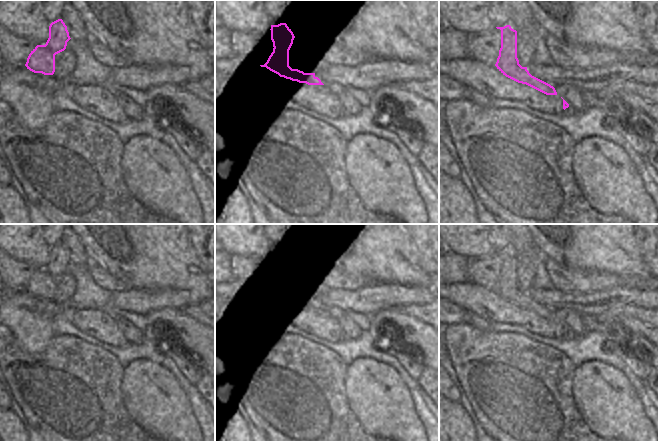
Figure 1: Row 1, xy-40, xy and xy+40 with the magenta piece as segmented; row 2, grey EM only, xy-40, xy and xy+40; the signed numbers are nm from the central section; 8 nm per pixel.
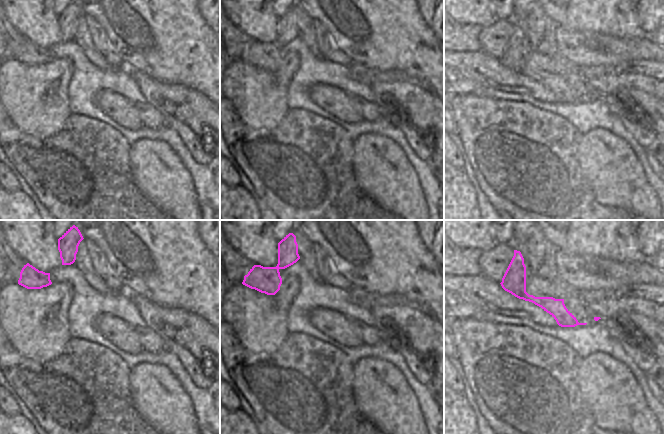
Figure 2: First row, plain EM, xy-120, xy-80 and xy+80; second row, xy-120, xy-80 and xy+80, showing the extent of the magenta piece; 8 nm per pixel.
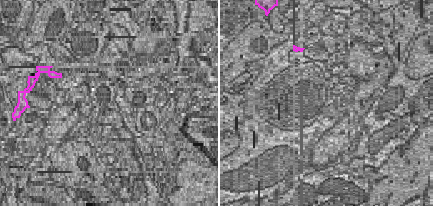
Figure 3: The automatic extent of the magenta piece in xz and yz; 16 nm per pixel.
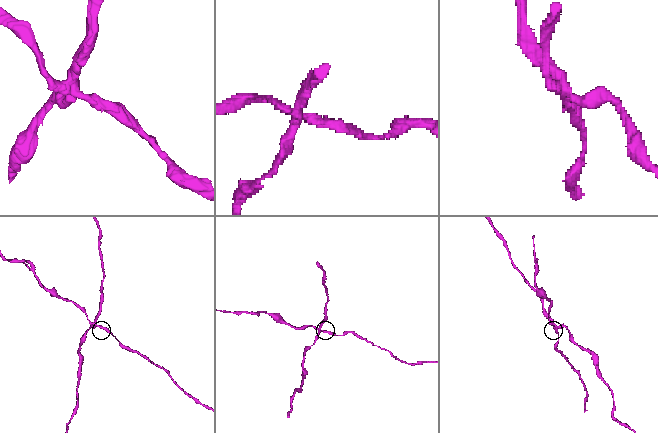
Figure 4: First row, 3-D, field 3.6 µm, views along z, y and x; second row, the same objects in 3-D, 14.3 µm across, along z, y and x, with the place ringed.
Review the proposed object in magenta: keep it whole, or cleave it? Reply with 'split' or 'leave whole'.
split

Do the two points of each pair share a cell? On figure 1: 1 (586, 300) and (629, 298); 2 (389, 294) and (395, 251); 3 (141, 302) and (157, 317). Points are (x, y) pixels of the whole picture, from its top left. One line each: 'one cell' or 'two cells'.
1: one cell
2: two cells
3: two cells

